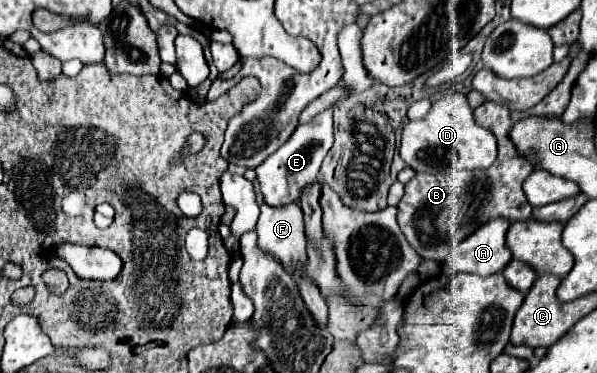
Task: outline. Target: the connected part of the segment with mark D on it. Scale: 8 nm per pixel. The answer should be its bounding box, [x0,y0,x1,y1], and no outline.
[401,92,497,174]

